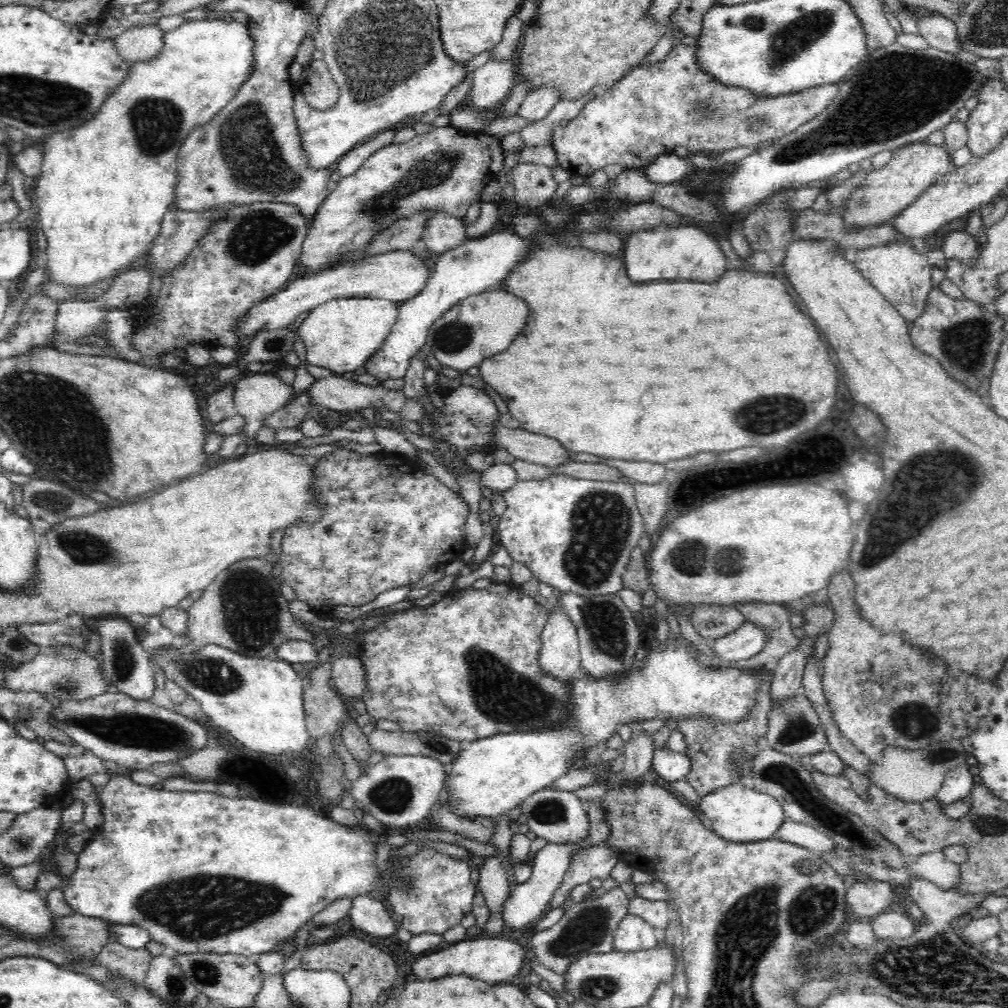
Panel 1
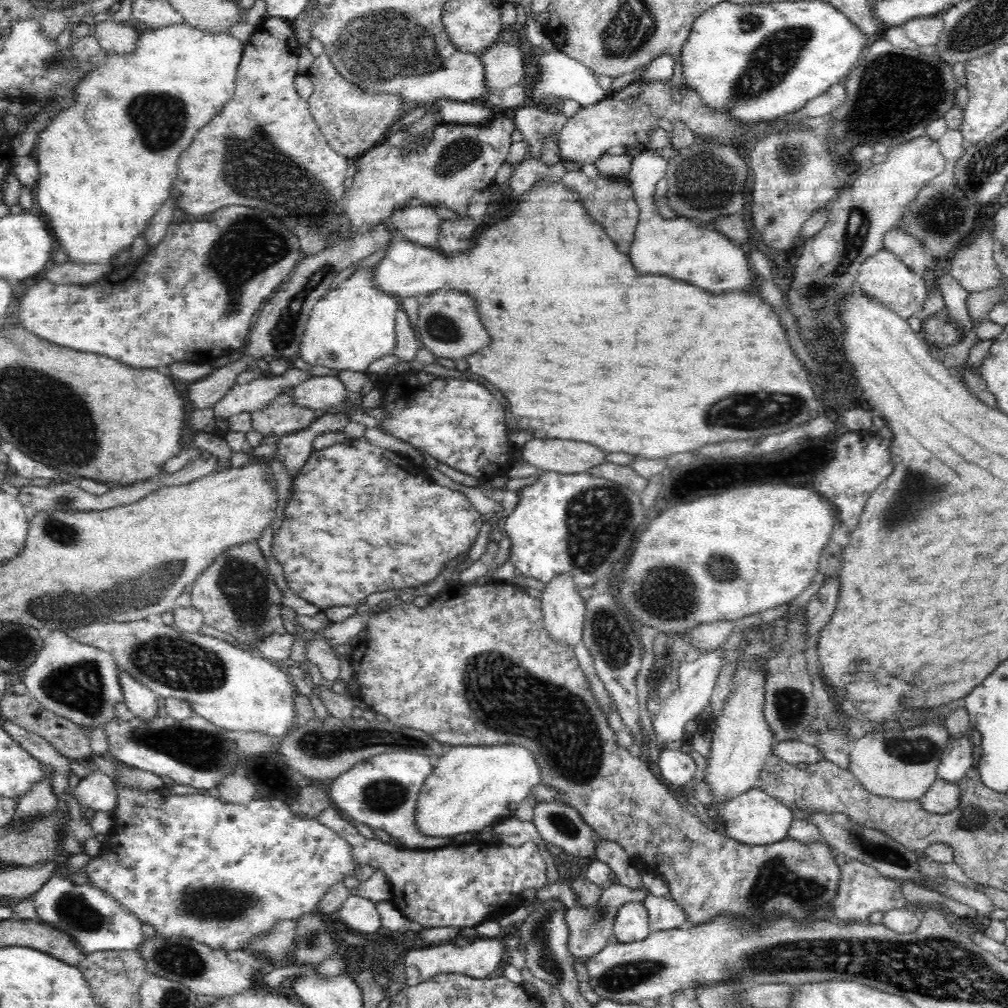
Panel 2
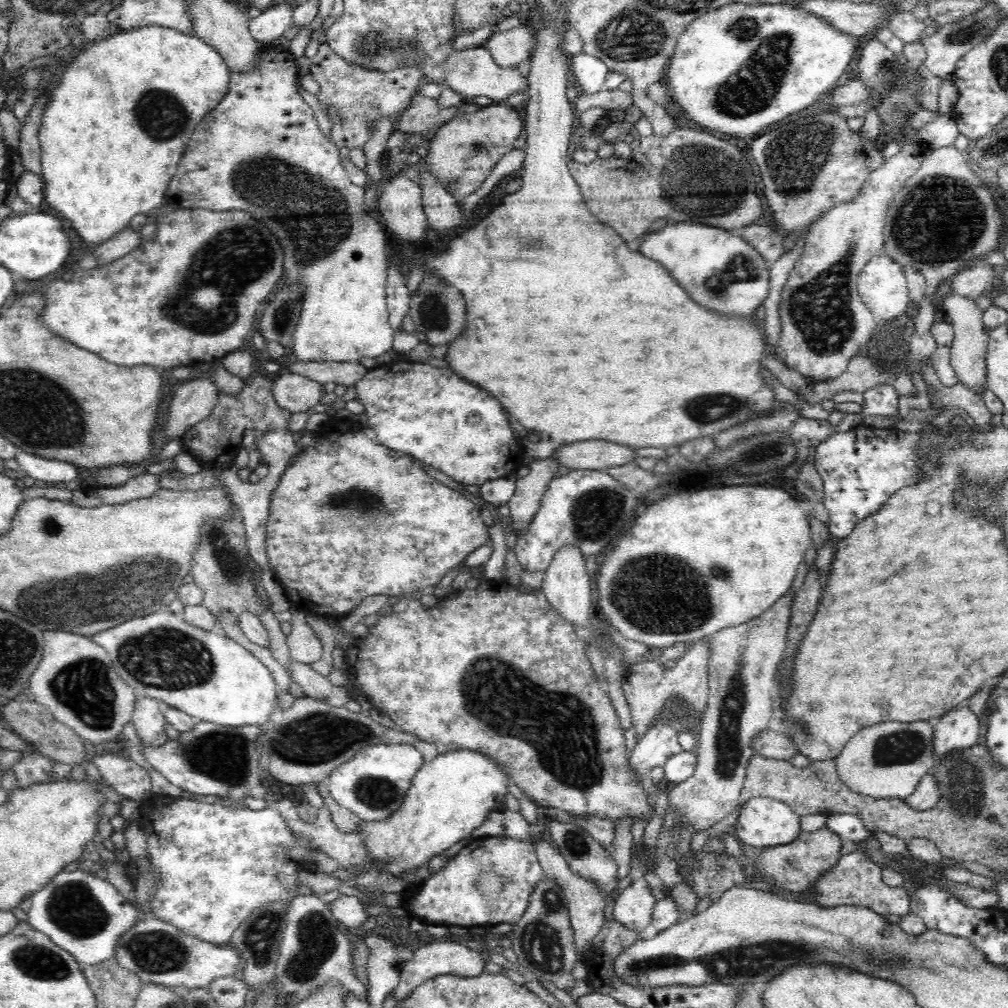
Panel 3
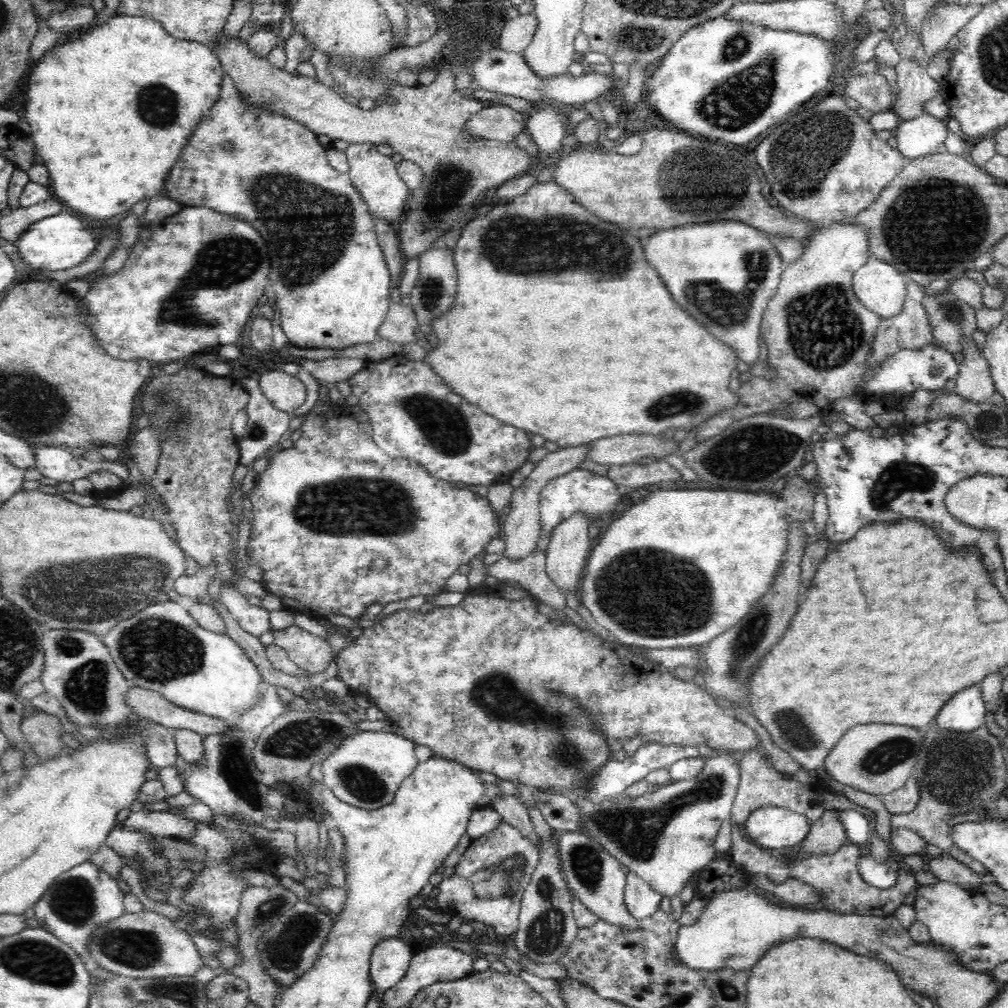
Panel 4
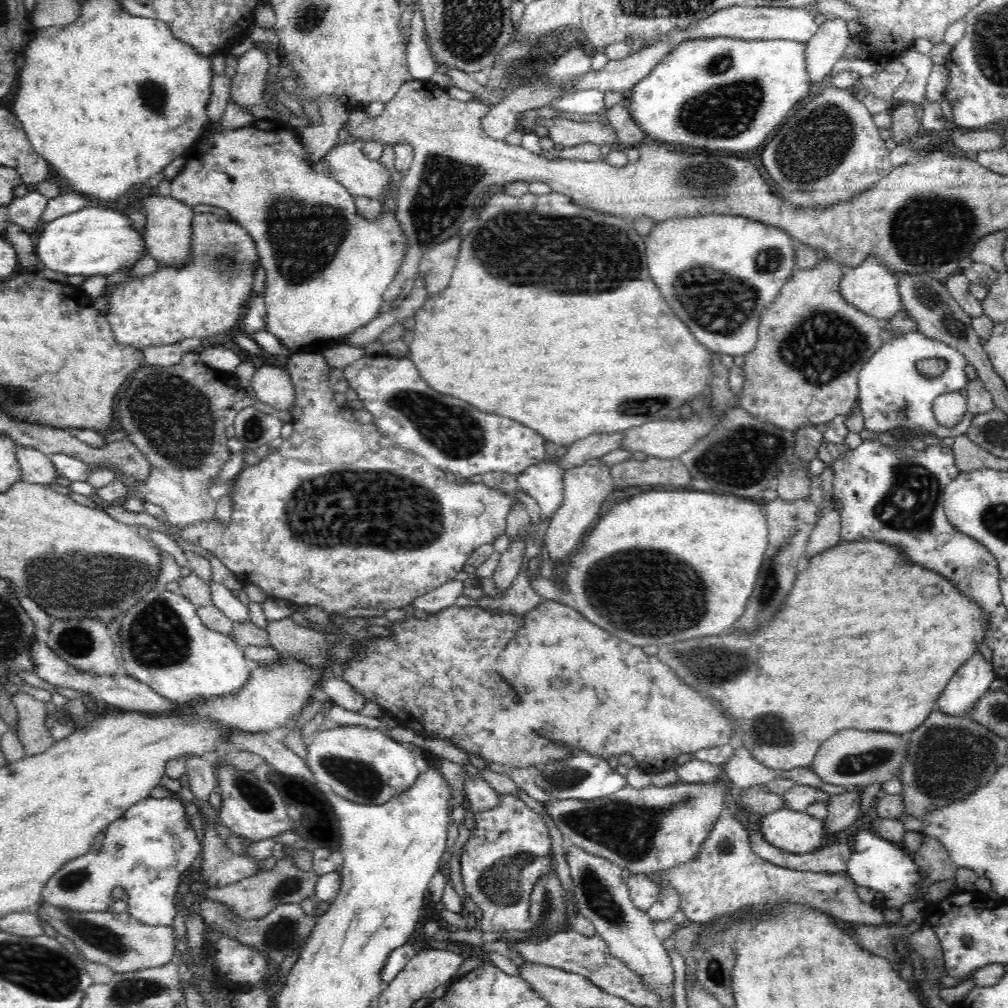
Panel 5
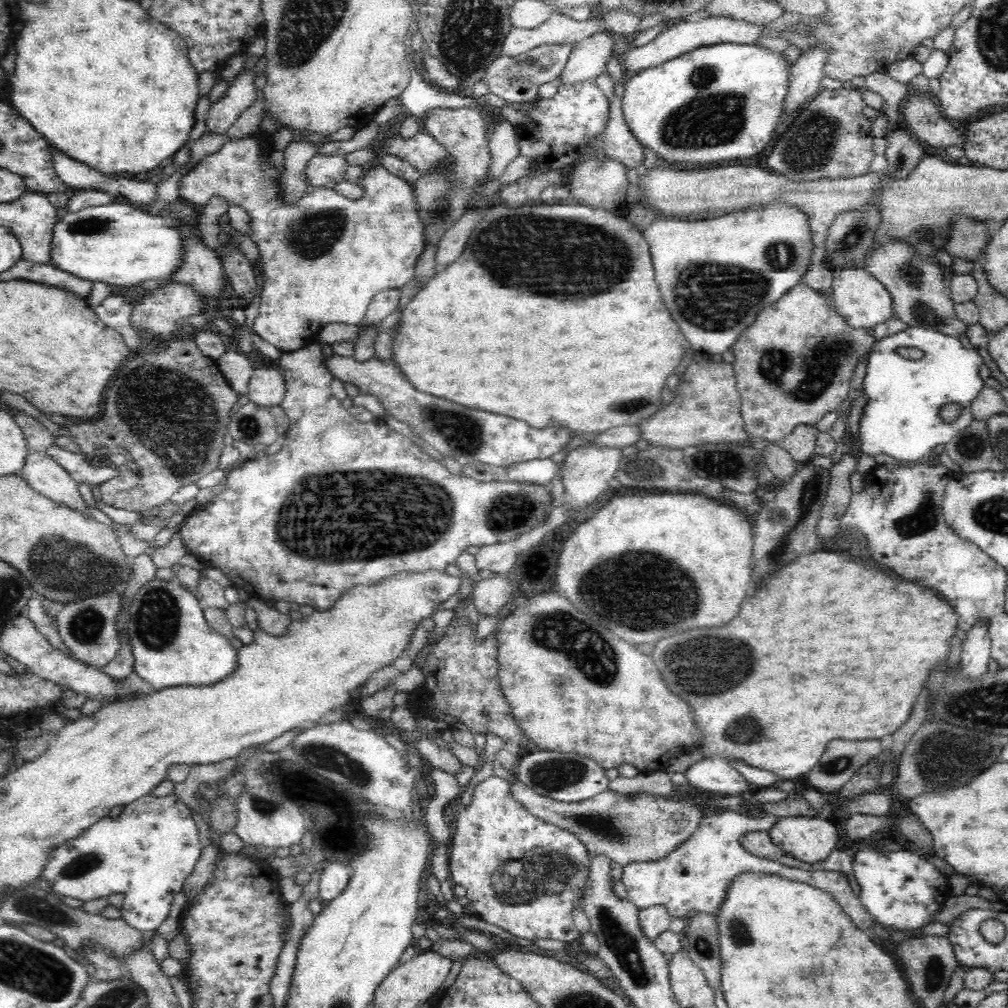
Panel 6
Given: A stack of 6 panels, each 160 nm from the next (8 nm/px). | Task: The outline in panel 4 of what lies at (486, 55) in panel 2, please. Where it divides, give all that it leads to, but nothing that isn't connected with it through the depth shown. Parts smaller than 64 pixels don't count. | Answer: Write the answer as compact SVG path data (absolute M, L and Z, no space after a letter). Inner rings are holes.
M533 12L514 18L506 17L504 28L496 38L496 46L502 51L523 54L532 42L537 30L538 19Z

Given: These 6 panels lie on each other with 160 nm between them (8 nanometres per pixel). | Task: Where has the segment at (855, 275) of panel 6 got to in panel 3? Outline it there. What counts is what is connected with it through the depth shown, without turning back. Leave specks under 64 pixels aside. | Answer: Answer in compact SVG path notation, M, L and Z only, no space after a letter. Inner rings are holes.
M888 254L874 256L862 269L858 290L864 304L879 321L902 316L910 304L903 266Z

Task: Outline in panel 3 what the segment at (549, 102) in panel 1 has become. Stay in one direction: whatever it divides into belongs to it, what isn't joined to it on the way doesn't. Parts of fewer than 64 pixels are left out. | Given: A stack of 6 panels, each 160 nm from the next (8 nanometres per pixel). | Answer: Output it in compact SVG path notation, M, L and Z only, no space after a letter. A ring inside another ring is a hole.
M583 53L571 56L571 78L583 94L596 94L605 87L606 74L609 68L596 57Z

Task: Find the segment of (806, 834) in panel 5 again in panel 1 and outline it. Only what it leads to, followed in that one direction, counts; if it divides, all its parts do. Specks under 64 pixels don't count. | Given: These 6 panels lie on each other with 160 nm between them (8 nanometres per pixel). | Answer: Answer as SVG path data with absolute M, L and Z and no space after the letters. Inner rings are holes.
M746 782L715 788L710 794L701 797L699 802L701 814L706 818L709 828L718 836L734 842L772 839L786 819L782 805L773 796L756 792Z

